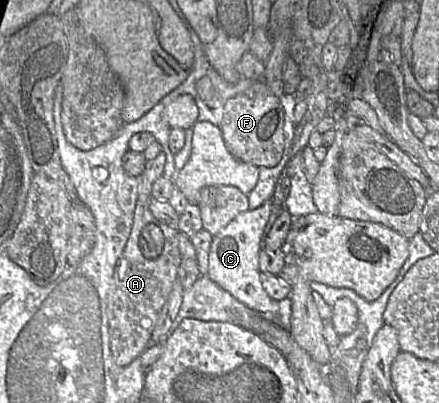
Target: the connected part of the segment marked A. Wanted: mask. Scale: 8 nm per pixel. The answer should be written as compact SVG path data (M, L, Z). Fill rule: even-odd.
M161 152L146 162L142 175L138 176L138 200L131 232L116 264L108 293L110 350L114 362L120 367L129 365L150 346L152 332L177 279L177 270L182 259L178 246L179 231L157 220L150 211L152 185L163 176L165 162L166 155Z

